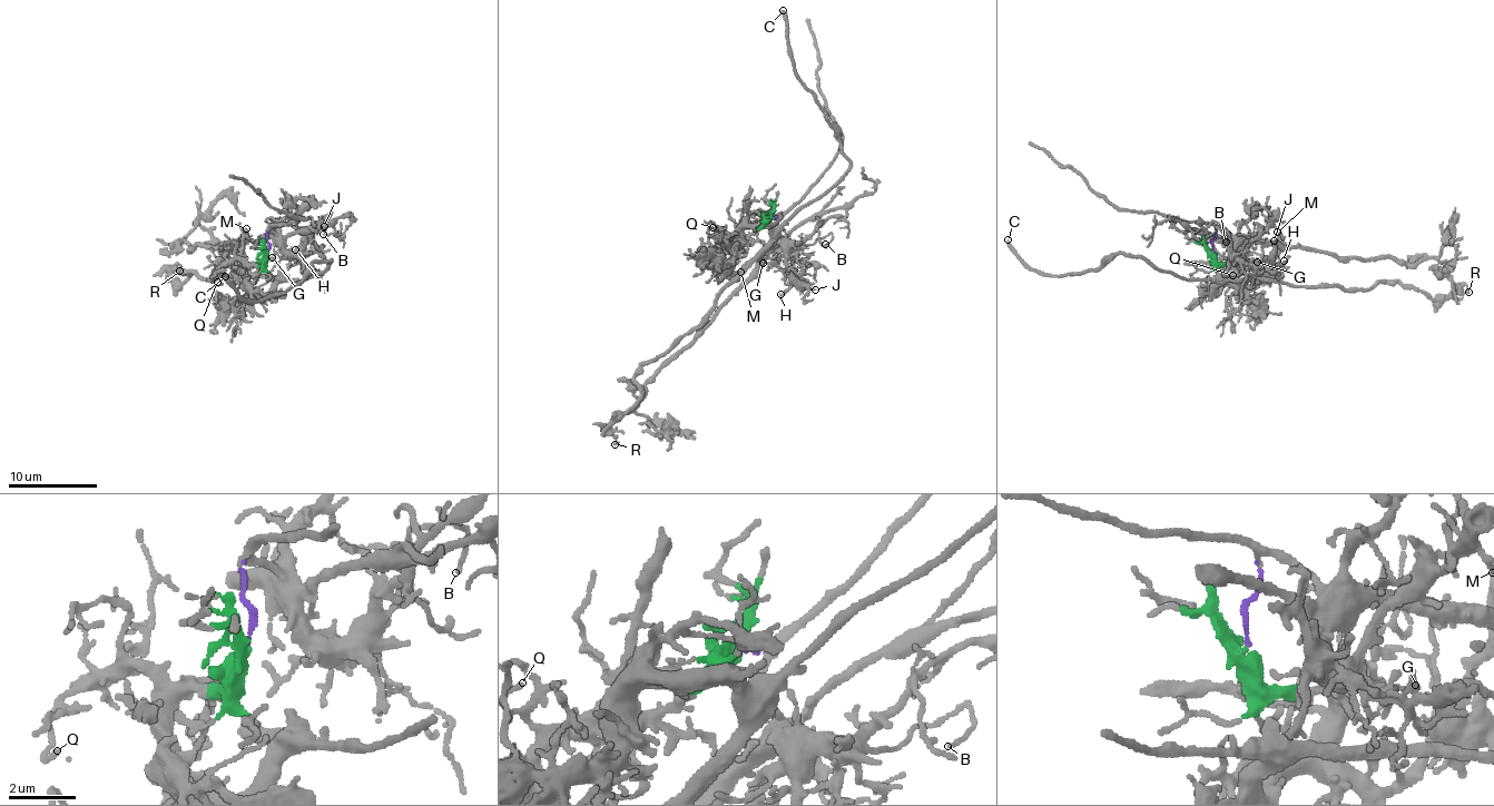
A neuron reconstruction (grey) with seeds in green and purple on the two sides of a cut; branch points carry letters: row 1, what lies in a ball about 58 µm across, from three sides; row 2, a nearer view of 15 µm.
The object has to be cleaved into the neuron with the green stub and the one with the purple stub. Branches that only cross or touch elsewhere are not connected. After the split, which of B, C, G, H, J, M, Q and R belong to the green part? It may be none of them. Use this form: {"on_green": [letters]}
{"on_green": ["C", "M", "Q", "R"]}

